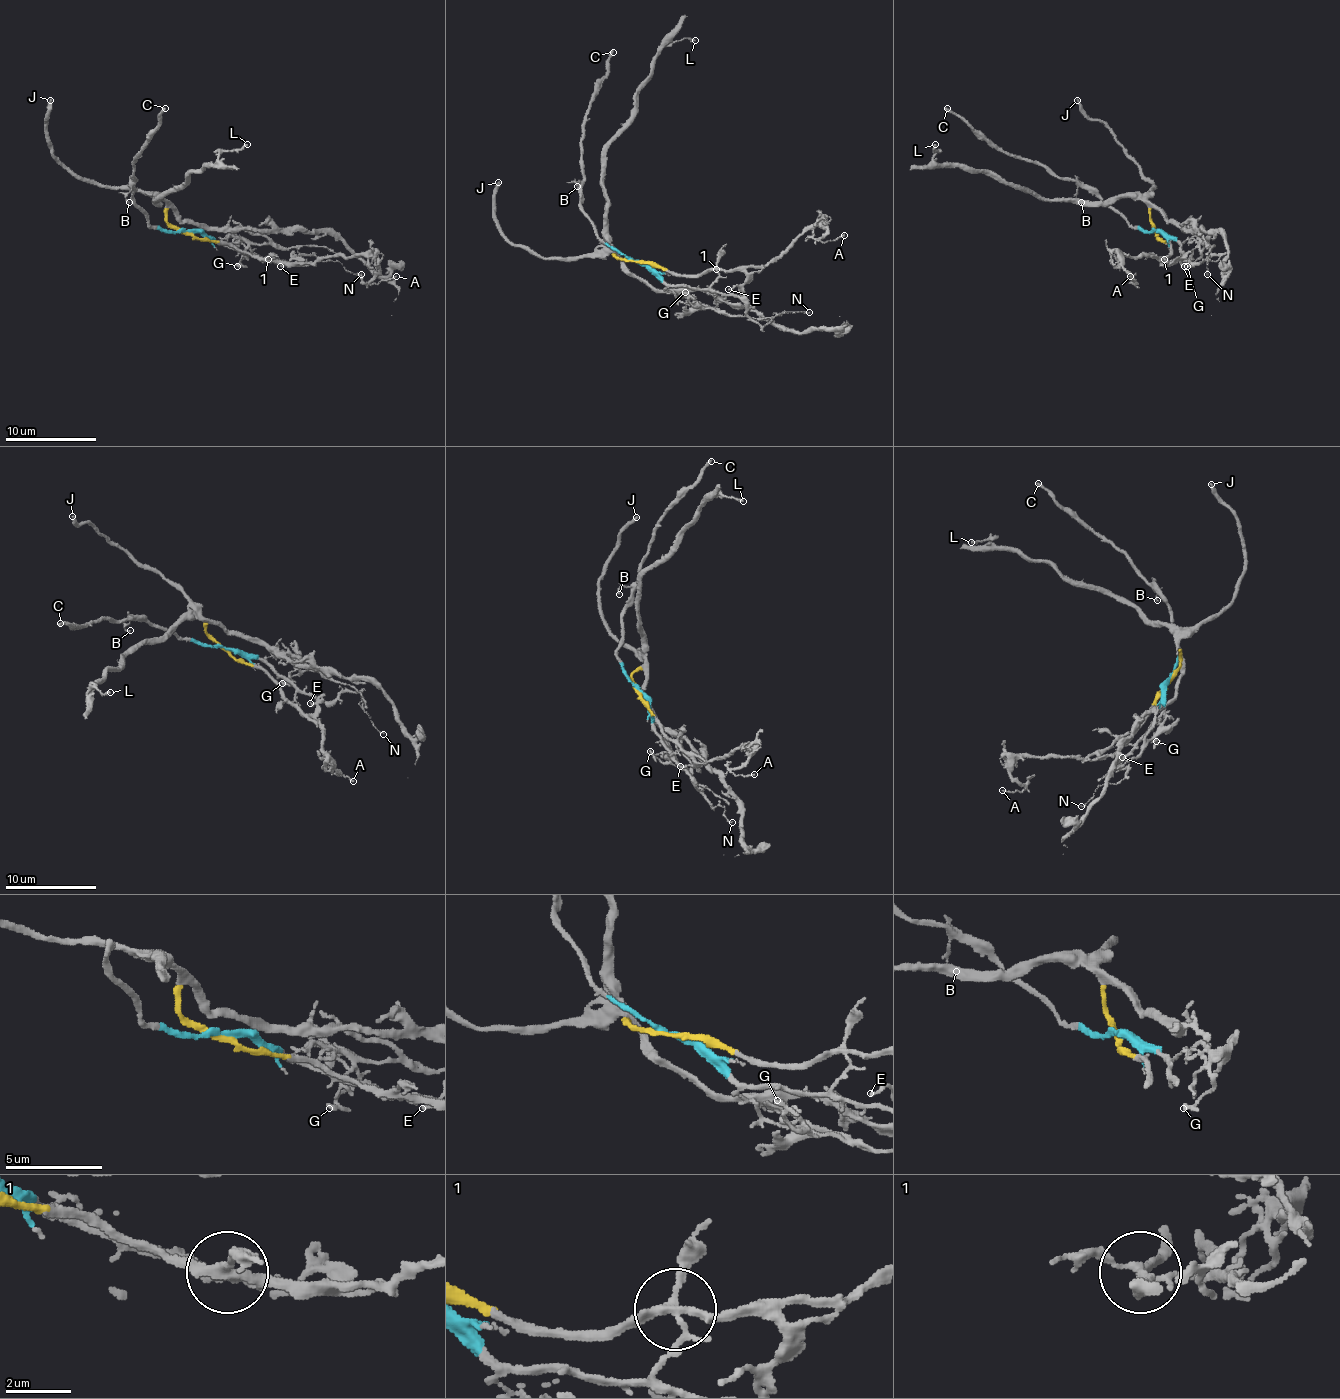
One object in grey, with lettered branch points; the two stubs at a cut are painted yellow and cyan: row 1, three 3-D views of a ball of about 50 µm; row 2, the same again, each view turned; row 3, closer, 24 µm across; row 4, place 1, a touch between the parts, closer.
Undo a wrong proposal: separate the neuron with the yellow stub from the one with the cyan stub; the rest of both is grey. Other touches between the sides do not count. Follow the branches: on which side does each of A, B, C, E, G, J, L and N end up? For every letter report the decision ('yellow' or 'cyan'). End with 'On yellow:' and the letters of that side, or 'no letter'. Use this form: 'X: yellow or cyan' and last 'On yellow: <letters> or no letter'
A: yellow
B: cyan
C: cyan
E: yellow
G: yellow
J: yellow
L: yellow
N: cyan
On yellow: A, E, G, J, L

